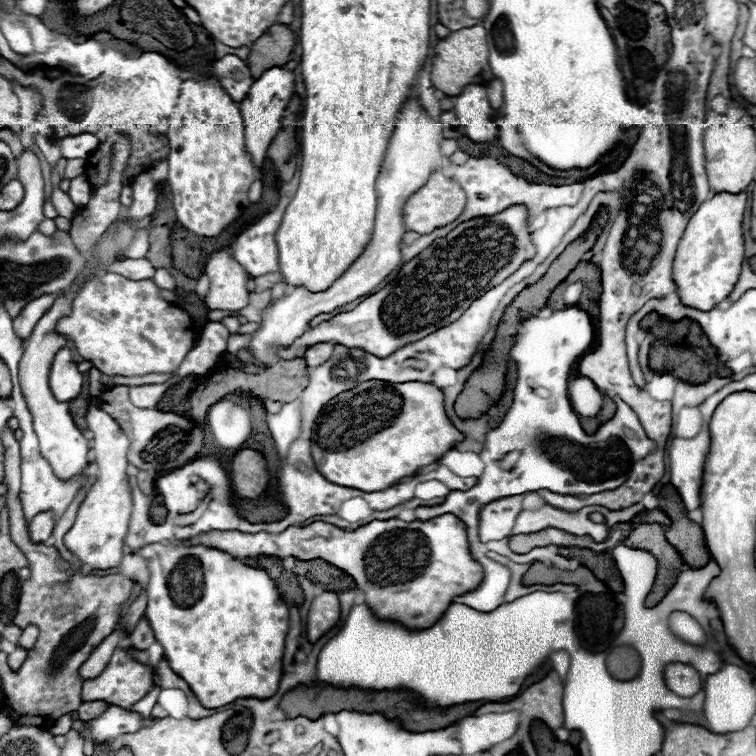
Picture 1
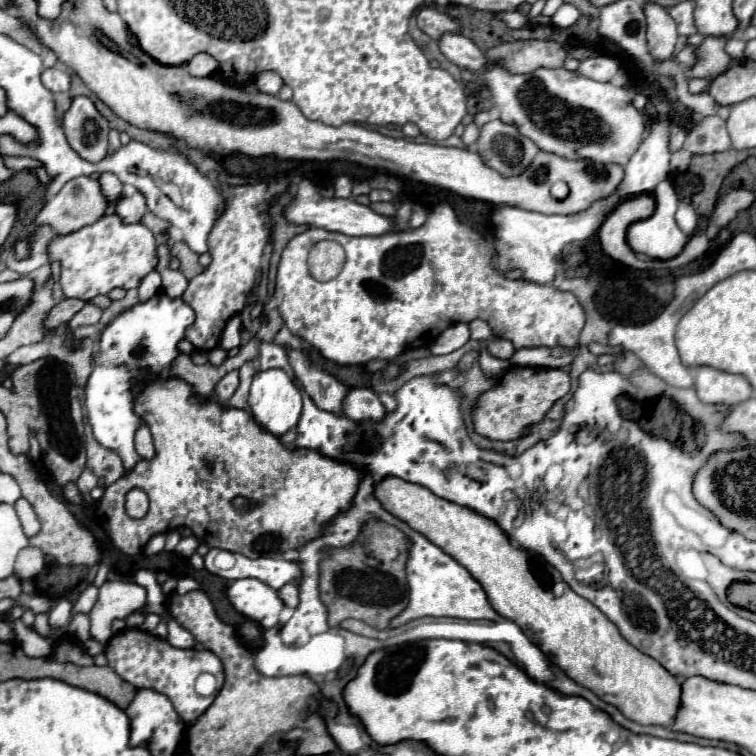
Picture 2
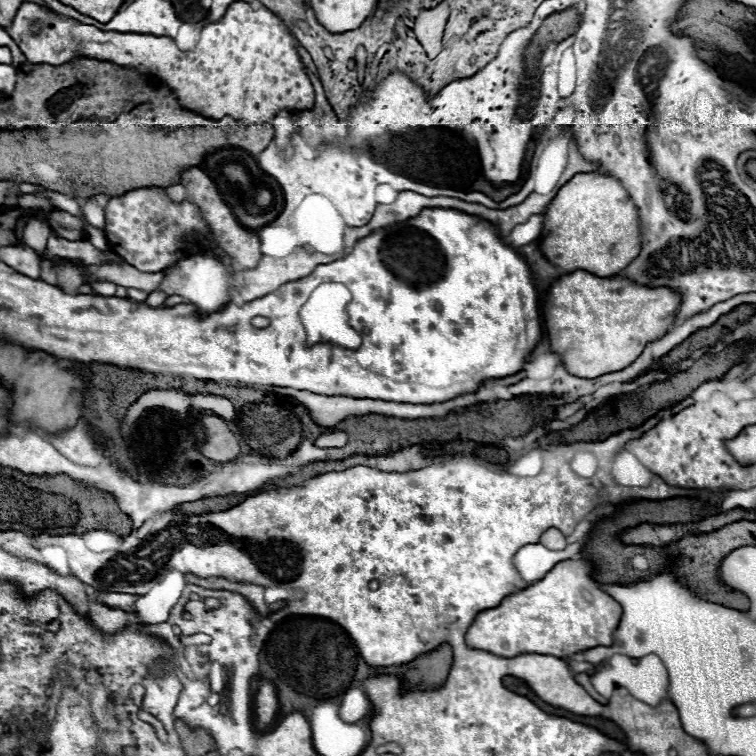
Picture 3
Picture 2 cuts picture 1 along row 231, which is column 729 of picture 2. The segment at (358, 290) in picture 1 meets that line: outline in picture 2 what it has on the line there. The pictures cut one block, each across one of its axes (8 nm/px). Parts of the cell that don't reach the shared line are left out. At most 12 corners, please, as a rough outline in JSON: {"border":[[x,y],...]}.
{"border":[[700,366],[706,404],[734,406],[752,396],[744,376]]}

